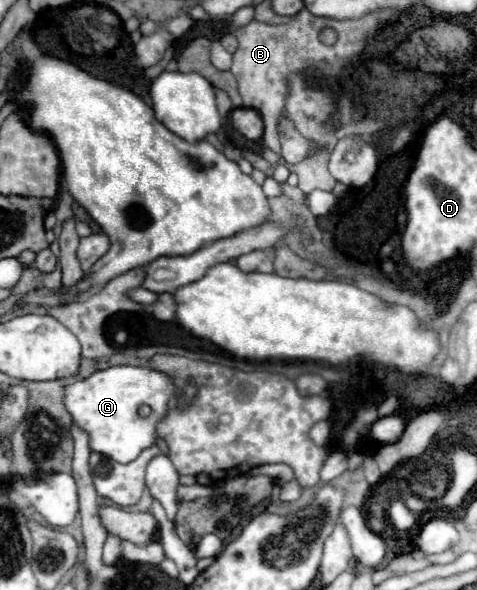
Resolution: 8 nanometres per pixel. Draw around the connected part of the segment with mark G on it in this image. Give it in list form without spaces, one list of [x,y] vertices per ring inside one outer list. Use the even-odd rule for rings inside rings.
[[[108,367],[96,371],[86,379],[78,379],[64,389],[64,409],[72,415],[72,421],[88,433],[90,449],[110,457],[116,463],[134,461],[146,447],[156,443],[156,423],[166,415],[170,397],[178,395],[180,407],[188,405],[196,395],[196,387],[188,385],[178,389],[170,377],[150,367]],[[150,405],[152,415],[140,417],[138,407]]]

